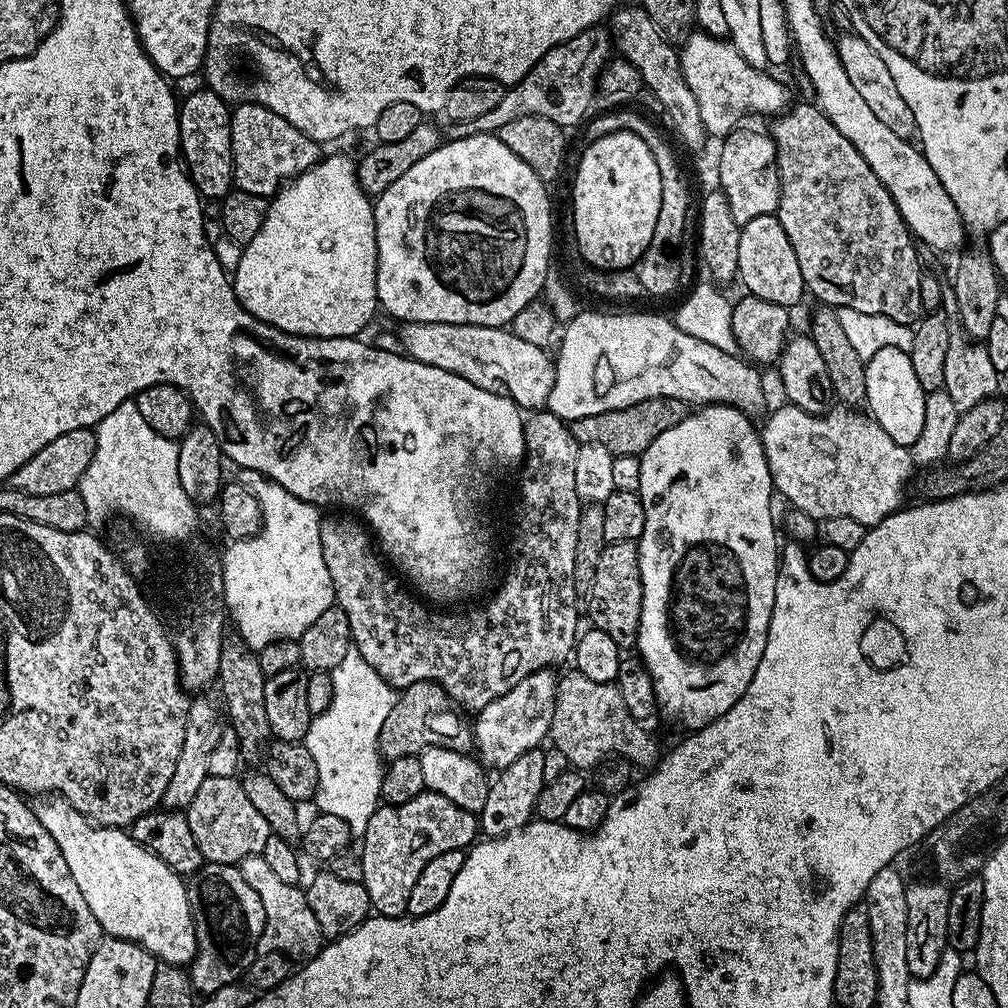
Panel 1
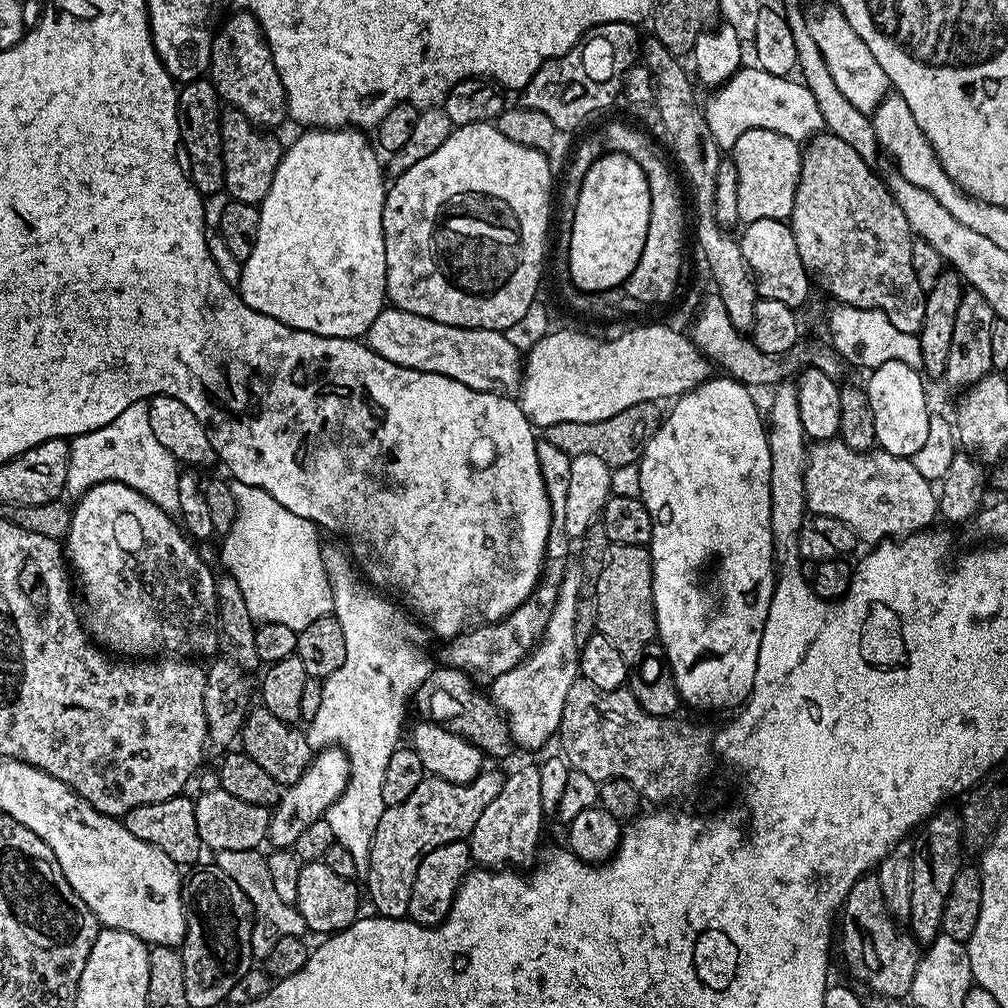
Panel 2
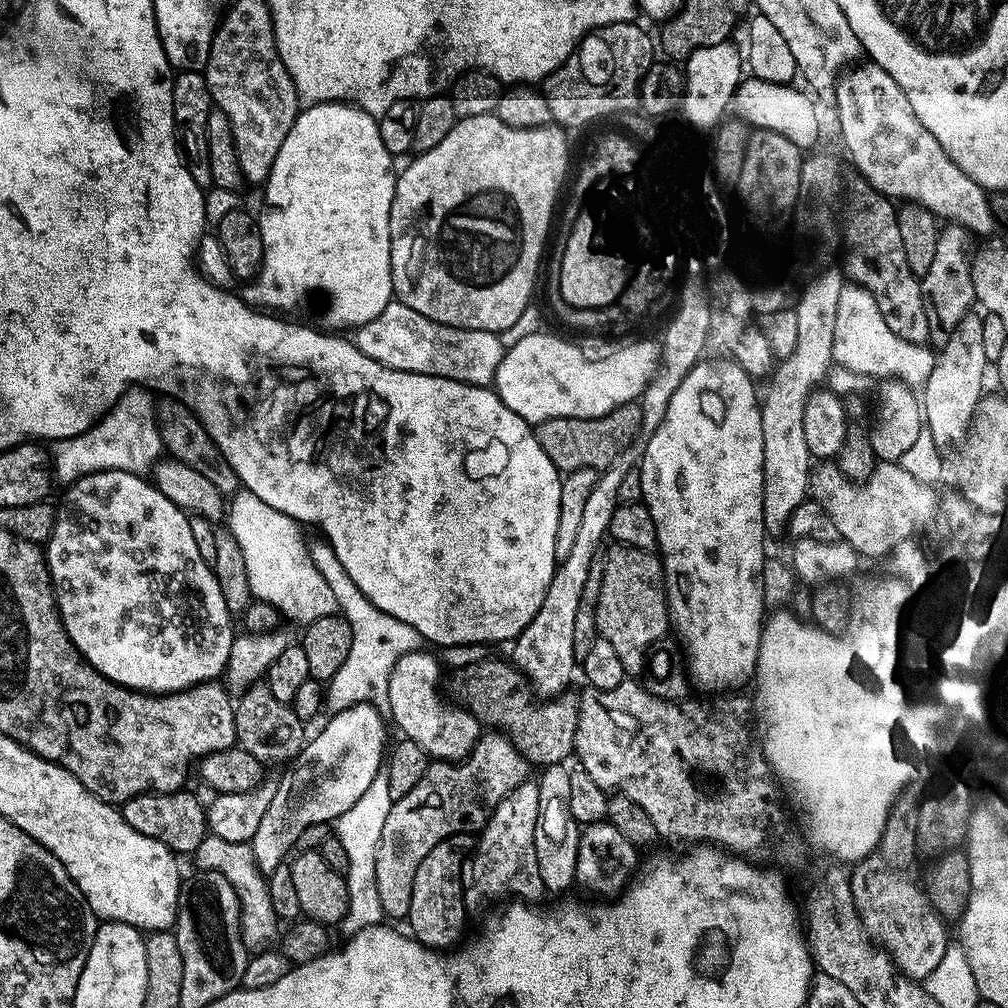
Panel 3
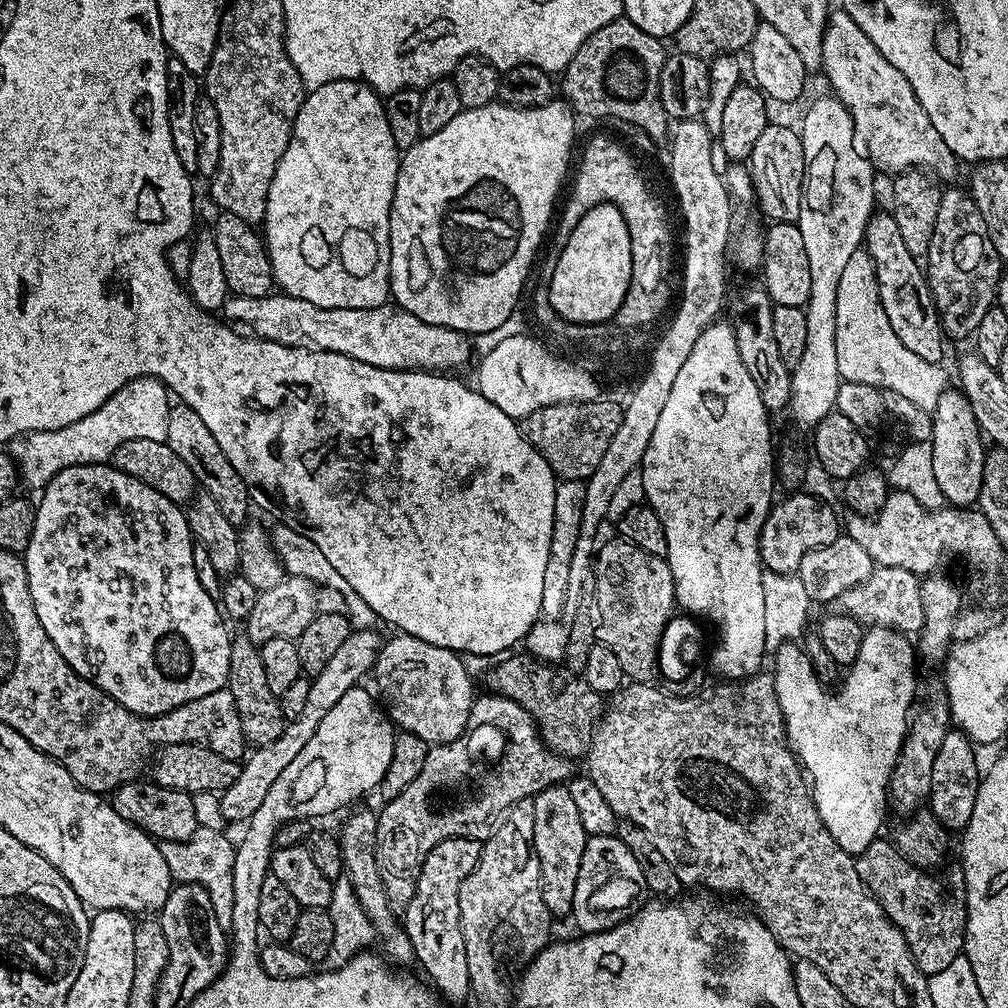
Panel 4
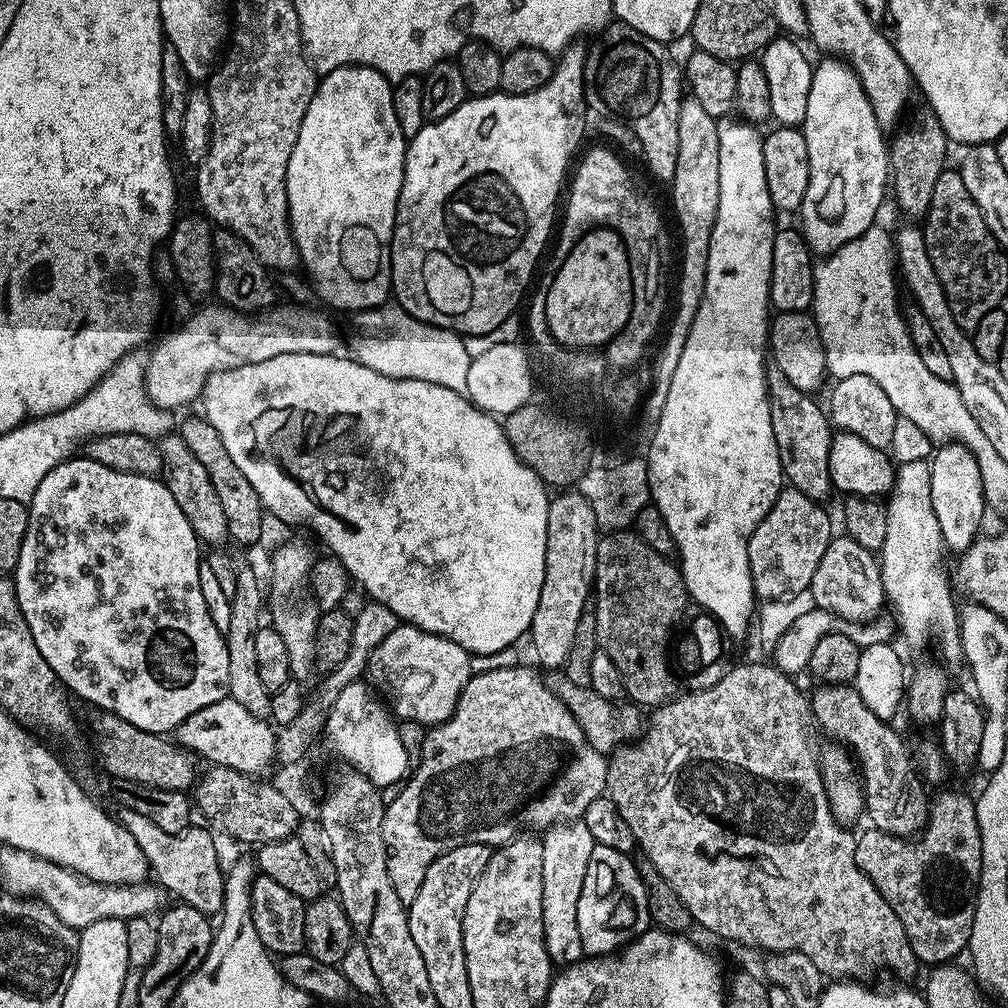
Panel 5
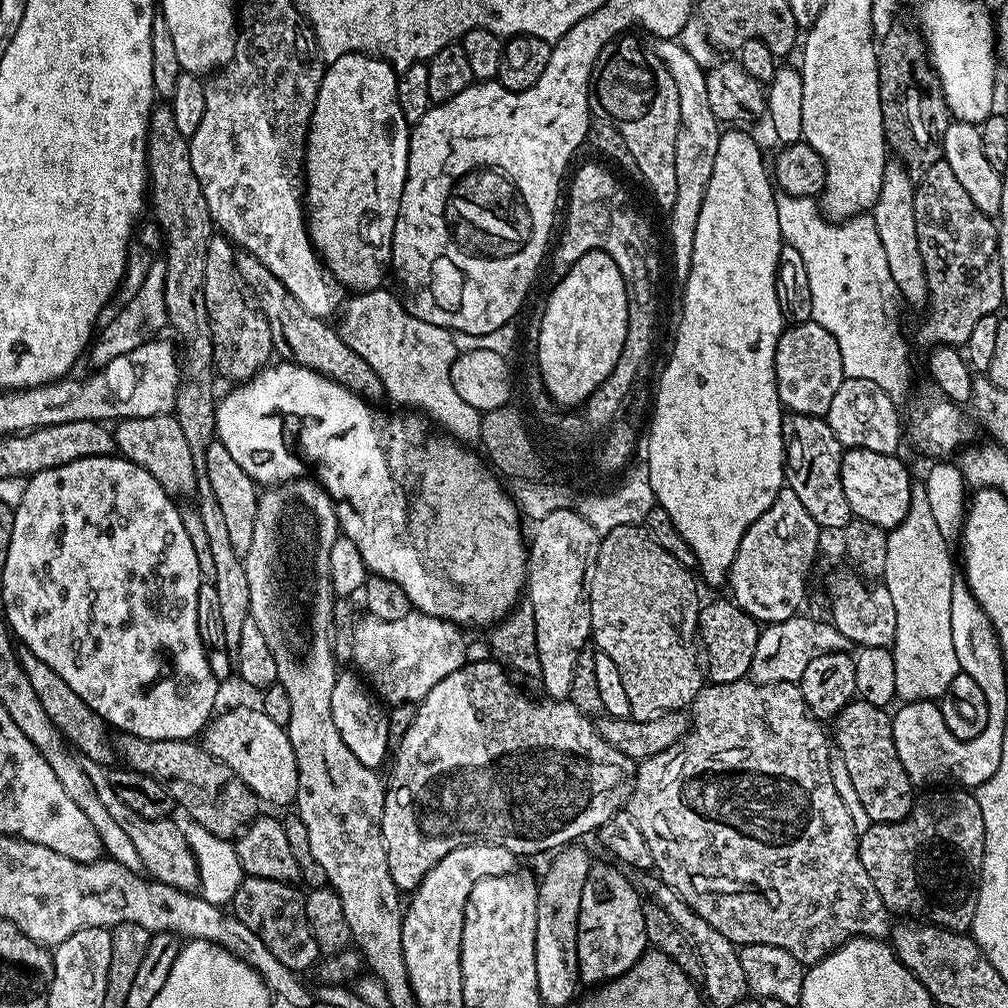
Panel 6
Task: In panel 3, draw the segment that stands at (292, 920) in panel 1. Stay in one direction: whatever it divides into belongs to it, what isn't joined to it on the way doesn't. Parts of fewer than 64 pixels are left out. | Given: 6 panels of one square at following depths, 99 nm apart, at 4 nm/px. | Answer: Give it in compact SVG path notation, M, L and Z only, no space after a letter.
M214 835L205 836L194 853L201 869L222 874L226 882L234 888L234 894L240 903L240 937L244 940L244 946L249 953L263 952L268 944L277 939L278 921L274 914L274 906L270 903L270 890L265 873L261 872L258 862L254 858L254 850L251 843L226 842L226 838L218 838Z

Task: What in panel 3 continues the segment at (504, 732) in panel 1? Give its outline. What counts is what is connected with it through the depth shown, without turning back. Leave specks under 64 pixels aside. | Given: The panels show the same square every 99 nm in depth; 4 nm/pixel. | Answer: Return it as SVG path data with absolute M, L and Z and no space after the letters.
M629 446L619 452L607 468L597 475L594 490L590 490L590 498L586 498L586 507L582 509L582 522L578 522L578 534L574 534L574 546L570 546L570 554L566 554L557 563L556 573L552 575L538 614L534 614L532 621L520 631L520 635L511 645L511 663L523 672L537 697L551 698L561 695L567 689L564 687L572 680L572 671L577 671L578 663L573 651L575 614L585 599L584 583L587 582L588 571L592 568L592 555L601 551L600 543L606 540L610 514L621 499L620 487L623 486L628 471L637 467L638 452L634 449L635 447Z

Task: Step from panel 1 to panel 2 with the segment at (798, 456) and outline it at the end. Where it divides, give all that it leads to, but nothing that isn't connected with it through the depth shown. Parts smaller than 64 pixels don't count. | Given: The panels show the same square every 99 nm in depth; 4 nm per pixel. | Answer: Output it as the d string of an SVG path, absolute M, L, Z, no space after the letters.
M840 438L809 447L803 503L808 503L809 513L846 522L861 541L879 542L927 529L938 516L937 497L933 481L922 478L907 456L879 450L856 452Z

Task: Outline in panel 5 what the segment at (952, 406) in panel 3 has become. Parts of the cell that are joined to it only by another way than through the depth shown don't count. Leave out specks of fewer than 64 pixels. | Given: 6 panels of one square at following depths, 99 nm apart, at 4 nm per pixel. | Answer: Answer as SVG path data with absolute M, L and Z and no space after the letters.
M945 444L937 447L930 457L930 502L934 506L934 518L938 518L938 530L949 553L965 552L981 535L980 523L984 520L986 505L982 490L982 476L974 454L961 444Z

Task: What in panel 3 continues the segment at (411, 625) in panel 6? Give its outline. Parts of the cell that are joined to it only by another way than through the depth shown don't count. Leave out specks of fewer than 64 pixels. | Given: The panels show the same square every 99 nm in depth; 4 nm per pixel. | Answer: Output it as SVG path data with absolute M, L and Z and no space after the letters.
M424 651L407 652L394 662L388 678L387 711L392 711L393 722L404 731L401 732L403 739L418 742L433 761L462 760L470 755L480 739L482 725L466 708L440 697L436 683L440 680L441 661Z

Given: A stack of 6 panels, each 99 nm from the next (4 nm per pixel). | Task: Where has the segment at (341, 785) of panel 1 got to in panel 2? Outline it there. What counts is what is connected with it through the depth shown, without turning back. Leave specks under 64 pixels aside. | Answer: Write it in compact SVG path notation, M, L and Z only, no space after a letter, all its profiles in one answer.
M325 543L320 549L324 569L332 587L331 615L336 617L338 626L342 626L342 634L346 634L346 658L342 666L334 670L334 674L323 677L322 706L318 706L318 714L314 714L314 718L307 721L306 735L313 750L335 746L342 748L348 756L348 785L344 793L328 807L326 819L330 830L334 830L336 843L350 850L357 873L364 874L368 870L374 830L378 830L378 822L385 810L382 802L382 777L386 775L390 754L394 754L394 750L401 743L400 727L404 724L404 715L407 714L408 708L410 712L410 701L420 689L420 684L432 673L434 664L416 649L416 644L412 641L412 628L404 624L403 618L396 613L397 605L375 591L364 592L365 585L358 579L350 563L349 553L345 549L344 552L336 544Z

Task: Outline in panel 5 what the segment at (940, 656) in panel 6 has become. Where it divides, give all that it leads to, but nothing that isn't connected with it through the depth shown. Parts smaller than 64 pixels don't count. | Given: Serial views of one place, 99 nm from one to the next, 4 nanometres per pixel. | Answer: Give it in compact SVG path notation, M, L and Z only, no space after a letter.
M899 416L894 424L889 451L899 467L896 470L896 484L886 500L886 542L878 553L884 595L891 605L893 603L896 606L895 619L910 643L926 643L936 628L945 658L959 661L962 653L958 604L952 601L954 588L949 573L948 576L944 573L946 549L938 530L938 518L934 518L934 506L930 502L932 466L928 459L934 451L934 445L910 418Z

